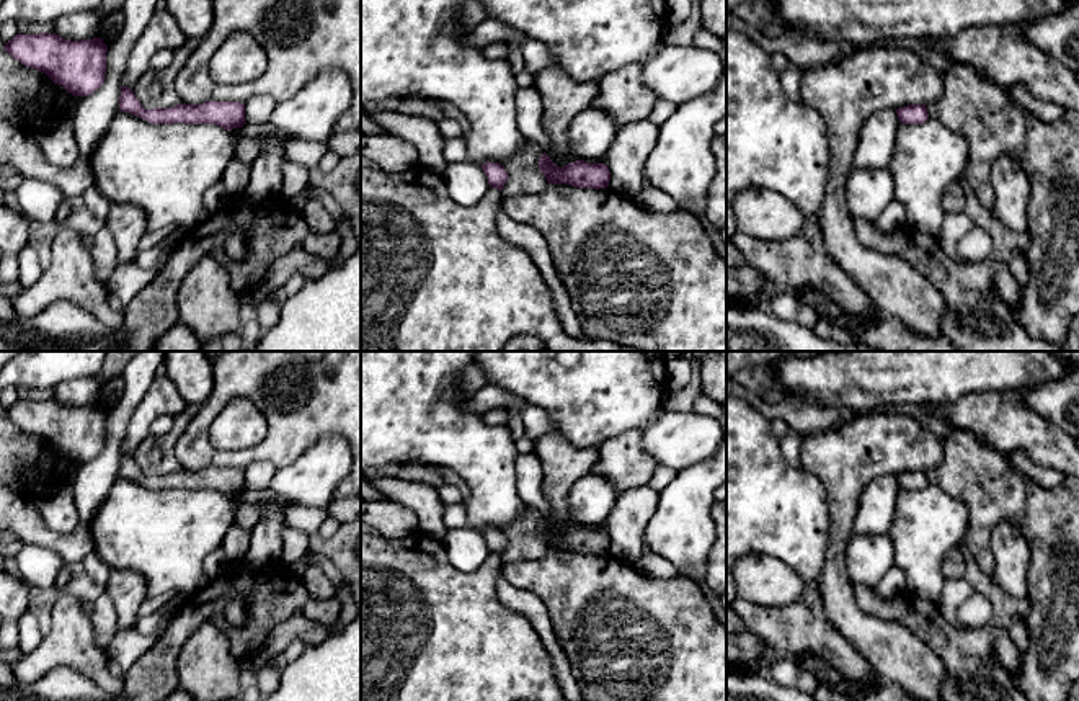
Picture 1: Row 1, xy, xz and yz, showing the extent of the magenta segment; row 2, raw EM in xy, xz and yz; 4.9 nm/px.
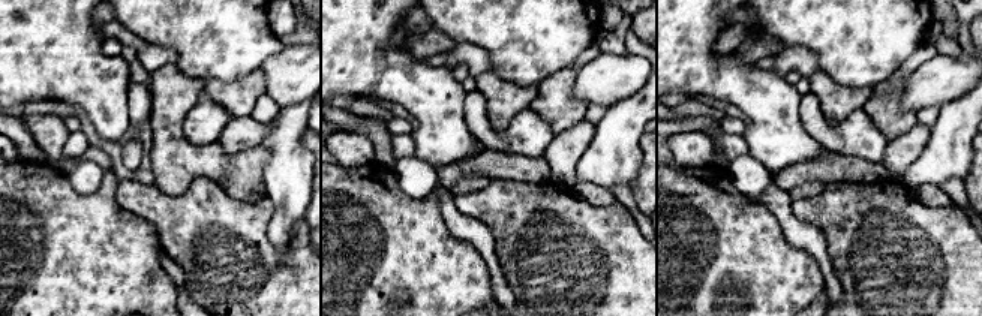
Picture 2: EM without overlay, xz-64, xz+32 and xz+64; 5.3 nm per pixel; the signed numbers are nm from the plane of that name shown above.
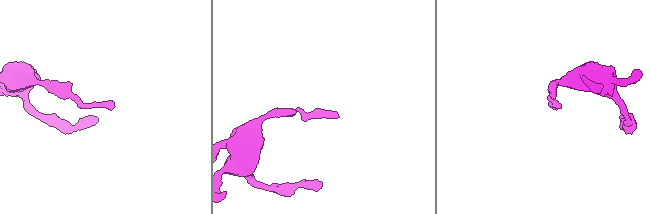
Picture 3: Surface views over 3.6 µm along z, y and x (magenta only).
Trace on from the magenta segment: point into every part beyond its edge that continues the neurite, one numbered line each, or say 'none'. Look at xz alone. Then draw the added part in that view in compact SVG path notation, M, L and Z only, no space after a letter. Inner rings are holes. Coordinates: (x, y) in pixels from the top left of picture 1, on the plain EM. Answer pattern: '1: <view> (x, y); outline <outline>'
none

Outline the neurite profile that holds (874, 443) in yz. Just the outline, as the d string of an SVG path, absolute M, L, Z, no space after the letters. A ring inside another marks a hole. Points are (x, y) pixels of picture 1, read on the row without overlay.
M860 412L824 431L803 436L801 467L815 474L824 485L831 511L831 536L826 562L819 575L819 611L860 652L878 678L899 686L916 701L942 701L945 667L930 645L899 623L867 614L857 603L847 565L846 547L854 534L855 502L864 487L878 476L898 476L908 471L929 471L942 459L945 438L927 430L917 418L906 413Z

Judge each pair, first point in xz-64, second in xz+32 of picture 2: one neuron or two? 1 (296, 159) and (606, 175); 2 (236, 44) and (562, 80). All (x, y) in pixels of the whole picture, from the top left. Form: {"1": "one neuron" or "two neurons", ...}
{"1": "one neuron", "2": "two neurons"}

